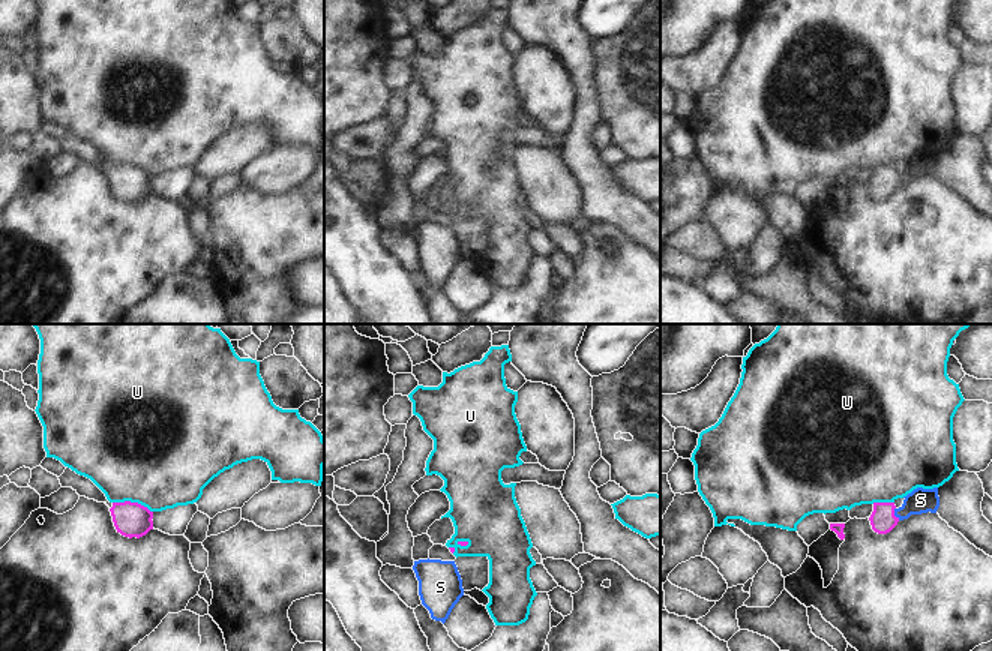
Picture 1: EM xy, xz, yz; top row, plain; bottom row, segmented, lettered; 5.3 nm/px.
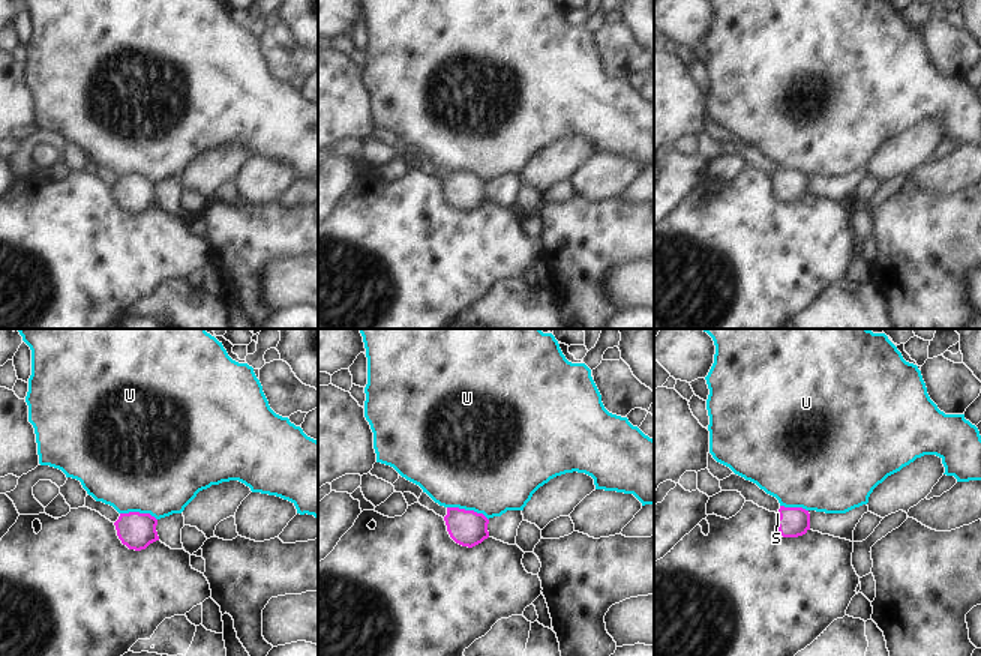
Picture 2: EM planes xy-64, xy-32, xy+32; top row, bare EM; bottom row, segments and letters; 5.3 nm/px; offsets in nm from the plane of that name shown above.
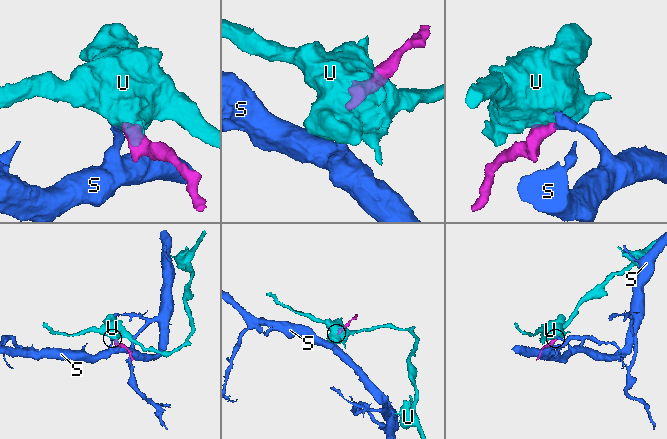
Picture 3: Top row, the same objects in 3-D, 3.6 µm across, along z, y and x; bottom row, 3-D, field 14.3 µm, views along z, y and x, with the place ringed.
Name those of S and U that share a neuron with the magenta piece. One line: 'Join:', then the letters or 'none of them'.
Join: S

